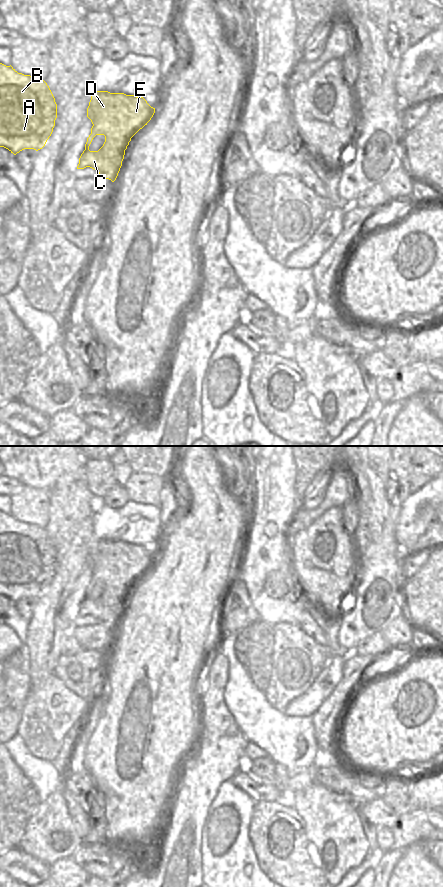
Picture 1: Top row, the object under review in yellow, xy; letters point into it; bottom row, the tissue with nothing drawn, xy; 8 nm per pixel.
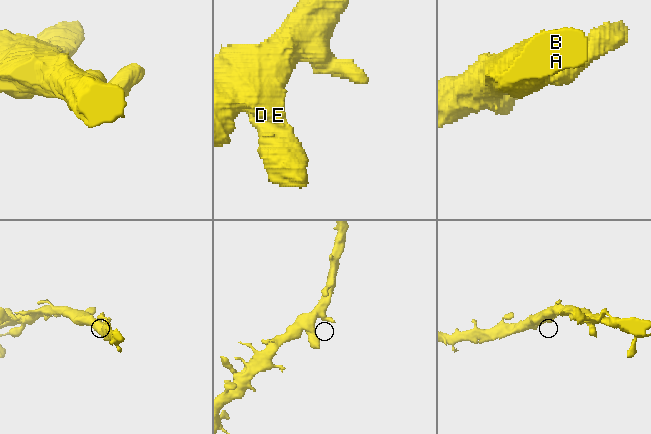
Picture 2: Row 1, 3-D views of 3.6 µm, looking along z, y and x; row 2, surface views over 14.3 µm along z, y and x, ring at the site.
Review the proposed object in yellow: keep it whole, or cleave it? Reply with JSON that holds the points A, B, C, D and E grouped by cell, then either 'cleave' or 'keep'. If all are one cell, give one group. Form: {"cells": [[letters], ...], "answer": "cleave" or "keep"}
{"cells": [["A", "B", "C", "D", "E"]], "answer": "keep"}

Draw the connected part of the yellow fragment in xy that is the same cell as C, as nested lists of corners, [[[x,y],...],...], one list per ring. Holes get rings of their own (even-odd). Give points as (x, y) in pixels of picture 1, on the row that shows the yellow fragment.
[[[93,90],[87,108],[87,117],[91,120],[93,126],[91,134],[87,138],[85,150],[79,158],[77,169],[90,167],[99,172],[99,177],[114,182],[122,166],[125,150],[131,138],[147,125],[154,113],[155,108],[151,107],[143,97]],[[96,135],[104,135],[105,142],[98,151],[90,151],[89,146]]]

